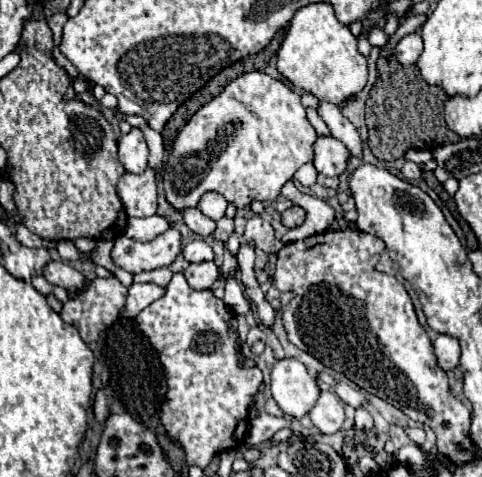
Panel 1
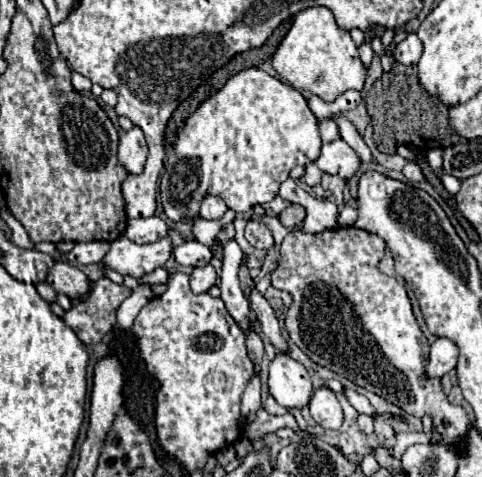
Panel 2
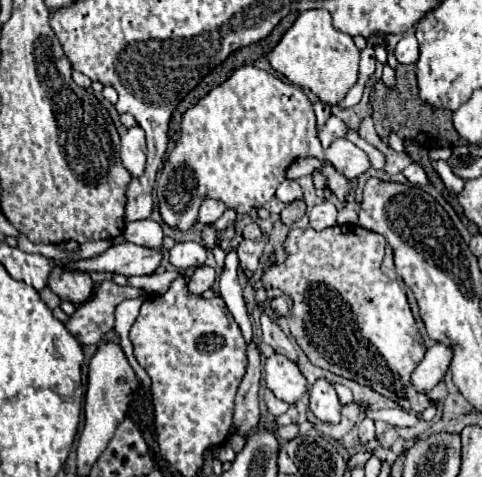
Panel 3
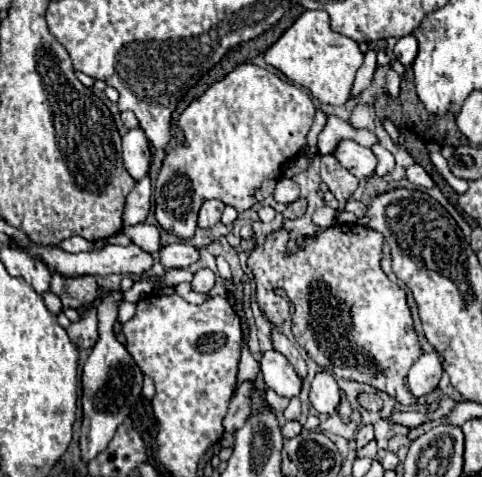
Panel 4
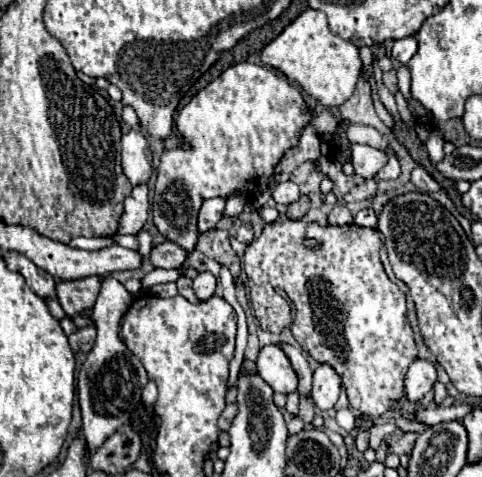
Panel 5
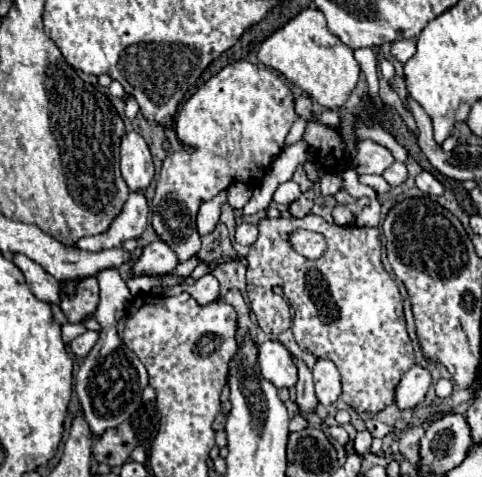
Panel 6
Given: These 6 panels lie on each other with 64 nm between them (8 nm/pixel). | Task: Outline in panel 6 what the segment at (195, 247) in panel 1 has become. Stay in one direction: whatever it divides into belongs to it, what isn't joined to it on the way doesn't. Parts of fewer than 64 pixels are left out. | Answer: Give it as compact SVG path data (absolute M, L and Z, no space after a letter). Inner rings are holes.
M156 240L148 244L134 264L134 274L160 274L160 272L172 272L178 266L176 252L168 248L162 240Z

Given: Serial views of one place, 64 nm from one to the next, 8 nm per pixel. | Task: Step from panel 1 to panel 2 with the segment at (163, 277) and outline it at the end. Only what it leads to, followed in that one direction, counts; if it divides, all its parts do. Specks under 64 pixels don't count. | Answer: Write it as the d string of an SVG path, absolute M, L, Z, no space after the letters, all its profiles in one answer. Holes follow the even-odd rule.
M160 267L154 270L153 272L138 278L138 282L149 285L160 284L160 283L166 283L169 277L170 273L163 267Z

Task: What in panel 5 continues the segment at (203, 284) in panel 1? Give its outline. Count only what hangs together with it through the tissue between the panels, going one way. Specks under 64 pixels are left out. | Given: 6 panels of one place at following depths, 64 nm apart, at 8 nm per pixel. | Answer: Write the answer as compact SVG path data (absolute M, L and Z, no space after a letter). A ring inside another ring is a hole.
M200 272L194 278L192 288L194 288L194 292L196 292L196 296L200 300L208 300L214 294L214 290L216 290L216 278L214 278L214 274L212 272Z

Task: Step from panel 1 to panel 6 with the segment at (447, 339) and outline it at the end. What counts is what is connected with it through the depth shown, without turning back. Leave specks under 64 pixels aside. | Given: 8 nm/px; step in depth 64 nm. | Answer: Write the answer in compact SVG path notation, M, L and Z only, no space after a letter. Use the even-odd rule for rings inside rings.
M414 364L402 376L402 380L400 380L398 388L396 388L396 404L398 404L398 408L400 410L416 408L424 400L428 388L430 388L430 382L432 382L432 374L428 372L428 368Z

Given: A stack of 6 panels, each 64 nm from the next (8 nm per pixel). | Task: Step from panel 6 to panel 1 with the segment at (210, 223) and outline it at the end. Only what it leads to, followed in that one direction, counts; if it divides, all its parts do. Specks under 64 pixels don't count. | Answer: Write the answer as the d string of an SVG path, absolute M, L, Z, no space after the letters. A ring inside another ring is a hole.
M206 192L202 198L200 198L200 210L208 216L208 218L212 218L212 220L220 220L222 216L224 216L224 212L226 212L226 206L228 206L228 202L224 200L224 196L220 196L218 192Z

